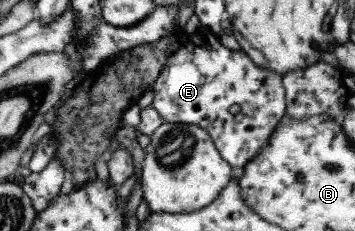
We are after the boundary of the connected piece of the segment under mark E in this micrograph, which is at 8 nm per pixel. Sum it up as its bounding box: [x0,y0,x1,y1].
[150,32,285,169]

